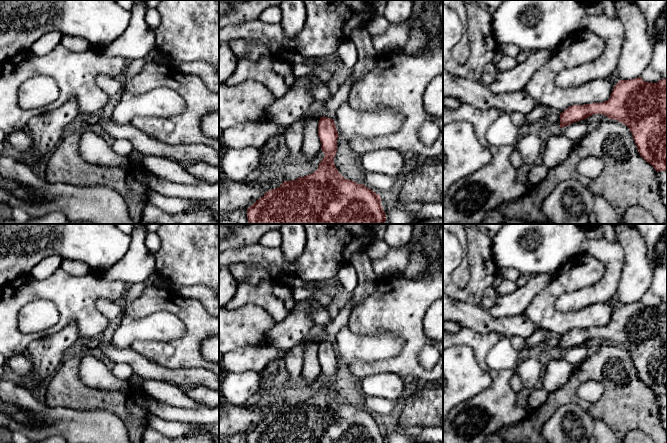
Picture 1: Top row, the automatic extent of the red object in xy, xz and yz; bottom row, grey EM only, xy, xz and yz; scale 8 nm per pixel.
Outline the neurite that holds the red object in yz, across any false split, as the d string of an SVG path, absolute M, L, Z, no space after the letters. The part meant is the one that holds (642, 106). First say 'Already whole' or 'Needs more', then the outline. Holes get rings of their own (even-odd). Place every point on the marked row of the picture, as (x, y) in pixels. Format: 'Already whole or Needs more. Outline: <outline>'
Needs more. Outline: M641 77L619 80L607 101L572 105L560 113L560 124L549 126L549 129L559 130L594 114L602 114L625 124L633 135L640 156L657 172L667 171L667 79L657 83L646 82Z

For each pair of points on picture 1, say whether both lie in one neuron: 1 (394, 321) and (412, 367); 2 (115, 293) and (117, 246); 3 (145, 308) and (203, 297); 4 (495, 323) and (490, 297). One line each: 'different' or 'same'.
1: same
2: different
3: different
4: different

